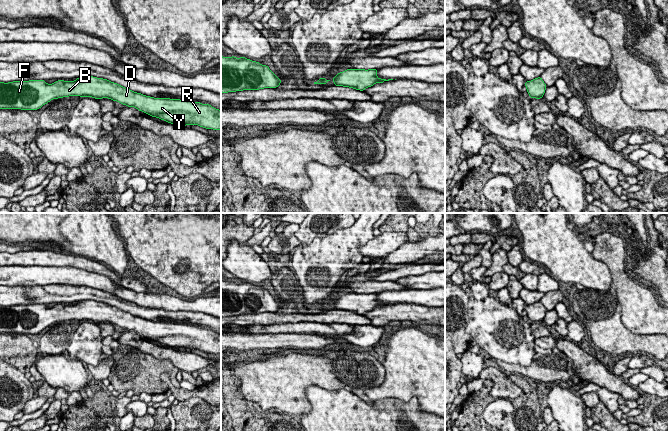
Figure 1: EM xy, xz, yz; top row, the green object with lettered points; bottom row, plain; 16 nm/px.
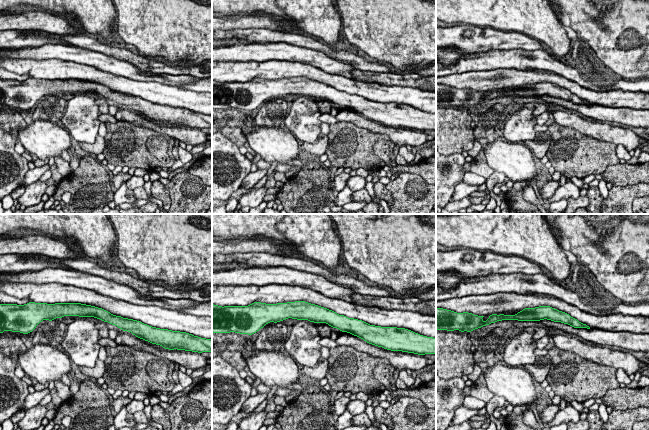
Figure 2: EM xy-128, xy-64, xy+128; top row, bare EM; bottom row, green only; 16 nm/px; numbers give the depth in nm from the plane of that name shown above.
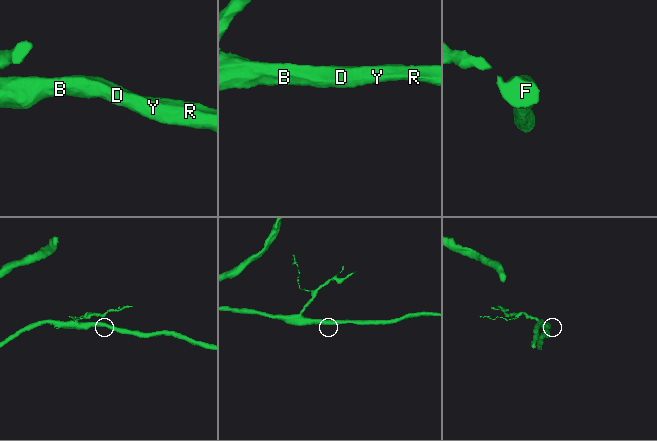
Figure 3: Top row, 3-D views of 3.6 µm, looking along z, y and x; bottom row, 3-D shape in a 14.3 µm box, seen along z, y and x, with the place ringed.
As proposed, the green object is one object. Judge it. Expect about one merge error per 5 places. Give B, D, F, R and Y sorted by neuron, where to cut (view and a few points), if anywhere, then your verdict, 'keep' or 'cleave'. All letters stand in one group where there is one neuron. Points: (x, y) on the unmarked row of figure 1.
B D F R Y; no cut; keep

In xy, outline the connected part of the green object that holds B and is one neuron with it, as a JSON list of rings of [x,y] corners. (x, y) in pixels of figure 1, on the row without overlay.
[[[84,300],[78,301],[75,305],[57,304],[52,308],[47,308],[45,304],[0,306],[0,333],[38,334],[53,323],[69,320],[108,322],[174,349],[198,349],[206,353],[221,355],[221,334],[209,328],[172,322],[154,322],[134,316],[103,302]]]

